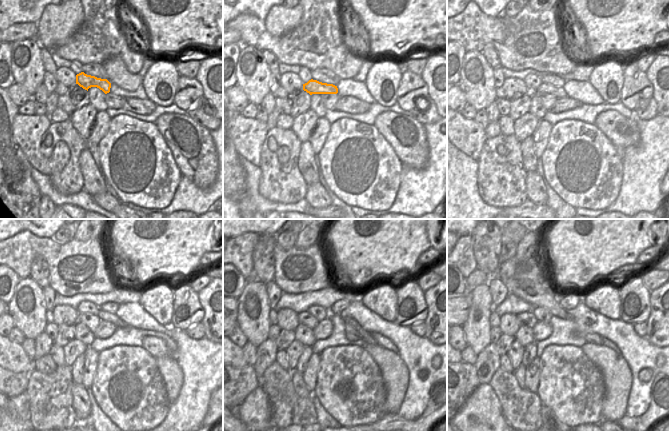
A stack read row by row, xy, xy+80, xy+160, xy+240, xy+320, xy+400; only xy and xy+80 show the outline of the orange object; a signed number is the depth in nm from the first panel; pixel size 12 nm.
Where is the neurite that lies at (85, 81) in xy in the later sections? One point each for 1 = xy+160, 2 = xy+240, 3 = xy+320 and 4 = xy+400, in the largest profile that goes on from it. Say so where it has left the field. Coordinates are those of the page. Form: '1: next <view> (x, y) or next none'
1: next xy+160 (559, 92)
2: next xy+240 (103, 315)
3: next xy+320 (351, 334)
4: next xy+400 (590, 338)

